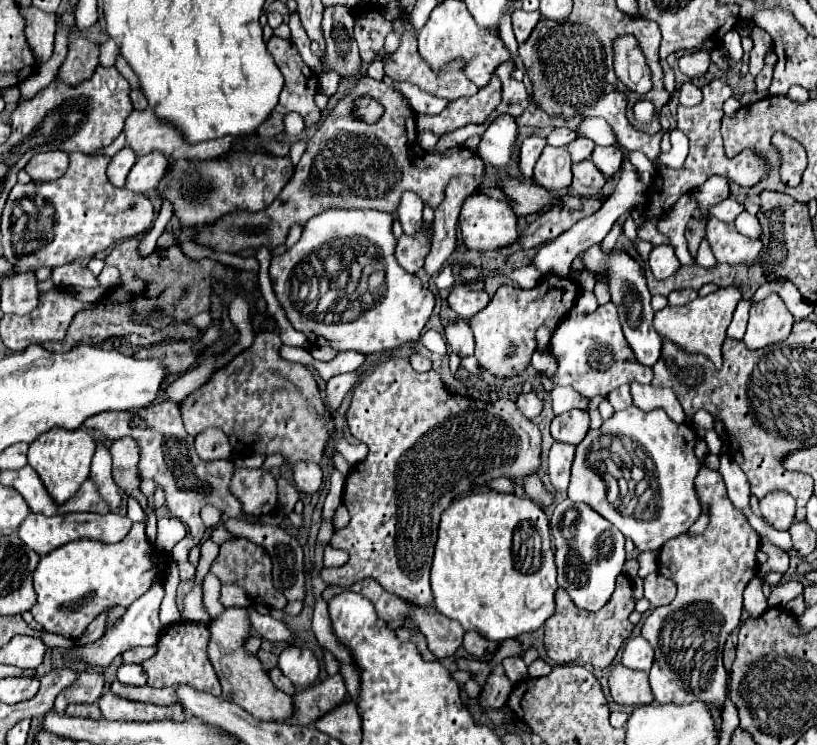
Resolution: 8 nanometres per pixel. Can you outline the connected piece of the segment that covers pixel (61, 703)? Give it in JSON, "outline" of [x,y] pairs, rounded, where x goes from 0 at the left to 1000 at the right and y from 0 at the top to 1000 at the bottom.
{"outline":[[[102,901],[97,911],[77,925],[67,938],[67,954],[80,957],[80,949],[87,944],[114,944],[126,930],[126,909],[114,901]]]}

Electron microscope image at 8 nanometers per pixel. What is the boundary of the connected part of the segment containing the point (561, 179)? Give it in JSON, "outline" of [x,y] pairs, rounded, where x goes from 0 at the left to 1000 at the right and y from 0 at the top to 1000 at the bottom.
{"outline":[[[670,195],[662,205],[652,240],[672,256],[687,256],[699,248],[699,208],[692,197]]]}

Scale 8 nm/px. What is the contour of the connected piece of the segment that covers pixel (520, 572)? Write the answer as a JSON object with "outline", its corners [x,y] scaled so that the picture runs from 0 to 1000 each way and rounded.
{"outline":[[[595,651],[581,652],[569,663],[569,667],[557,670],[545,683],[545,689],[540,691],[537,723],[532,729],[532,748],[530,748],[530,758],[528,758],[528,791],[530,791],[532,815],[535,815],[537,823],[542,823],[550,831],[562,834],[569,847],[586,847],[599,860],[616,860],[621,855],[633,855],[633,852],[640,852],[640,850],[657,847],[677,826],[677,820],[679,820],[679,793],[684,791],[679,742],[677,742],[677,732],[674,732],[672,697],[670,697],[665,681],[655,678],[655,672],[650,672],[645,667],[633,667],[628,662],[608,662],[608,659],[600,658]]]}

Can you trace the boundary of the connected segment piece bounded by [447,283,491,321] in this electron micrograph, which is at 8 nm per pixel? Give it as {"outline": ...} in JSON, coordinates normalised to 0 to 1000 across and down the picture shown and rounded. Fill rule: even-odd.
{"outline":[[[559,380],[552,391],[552,396],[547,399],[552,415],[564,426],[564,428],[576,428],[579,423],[584,423],[591,412],[596,412],[596,407],[601,404],[601,399],[594,391],[579,391],[574,385],[569,385],[567,380]]]}

